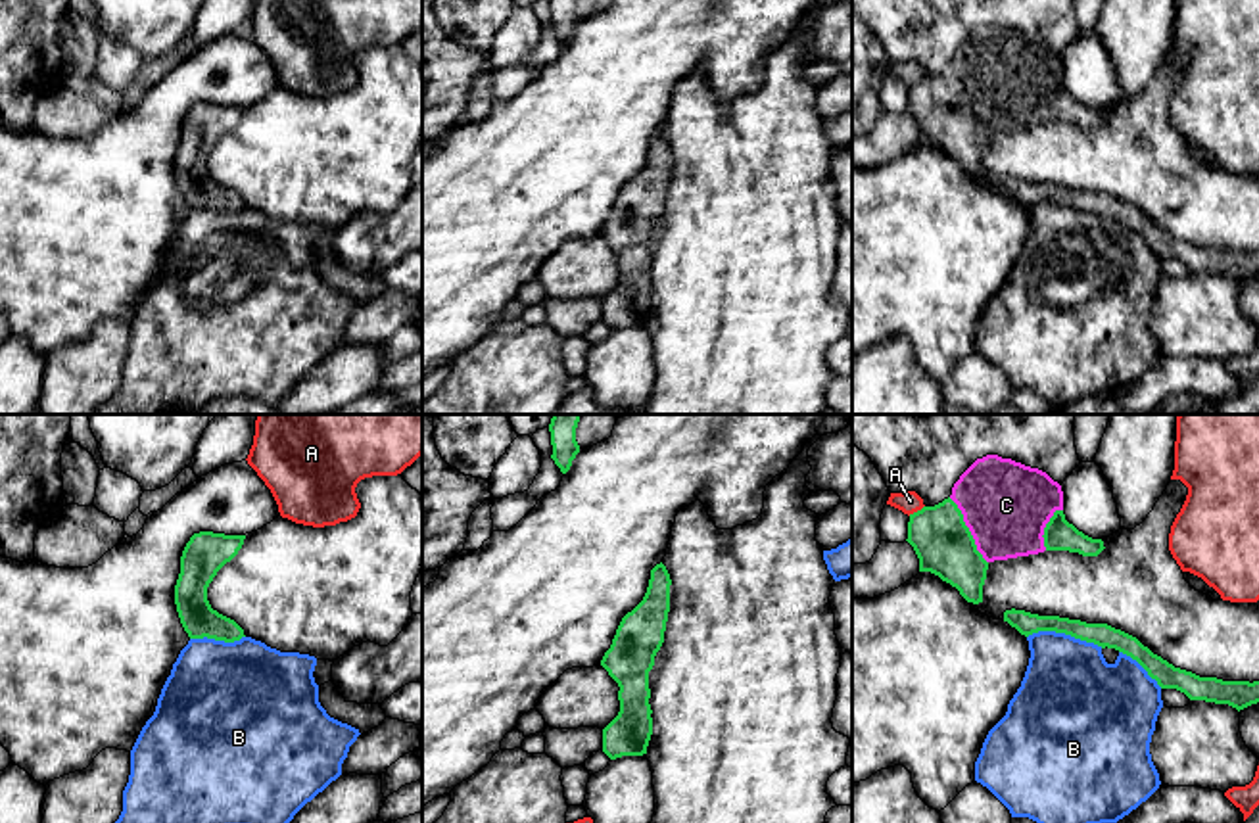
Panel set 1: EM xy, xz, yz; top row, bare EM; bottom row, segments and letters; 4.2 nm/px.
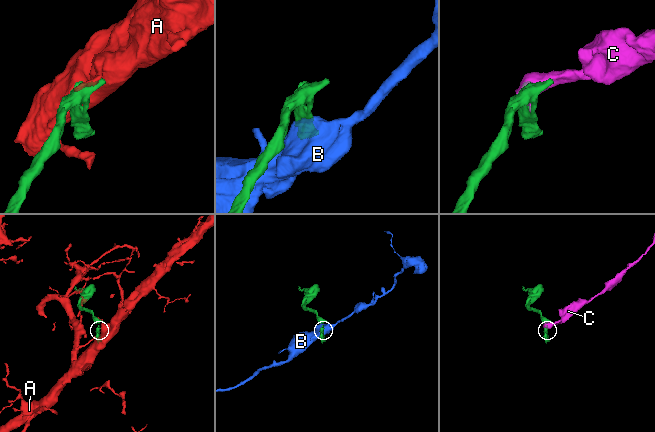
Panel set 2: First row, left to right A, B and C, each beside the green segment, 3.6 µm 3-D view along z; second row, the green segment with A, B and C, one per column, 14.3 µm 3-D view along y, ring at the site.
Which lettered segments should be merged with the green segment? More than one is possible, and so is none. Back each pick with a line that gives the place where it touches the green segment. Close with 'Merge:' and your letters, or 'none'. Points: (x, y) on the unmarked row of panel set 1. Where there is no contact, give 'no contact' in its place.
C: yz (968, 100)
Merge: C

